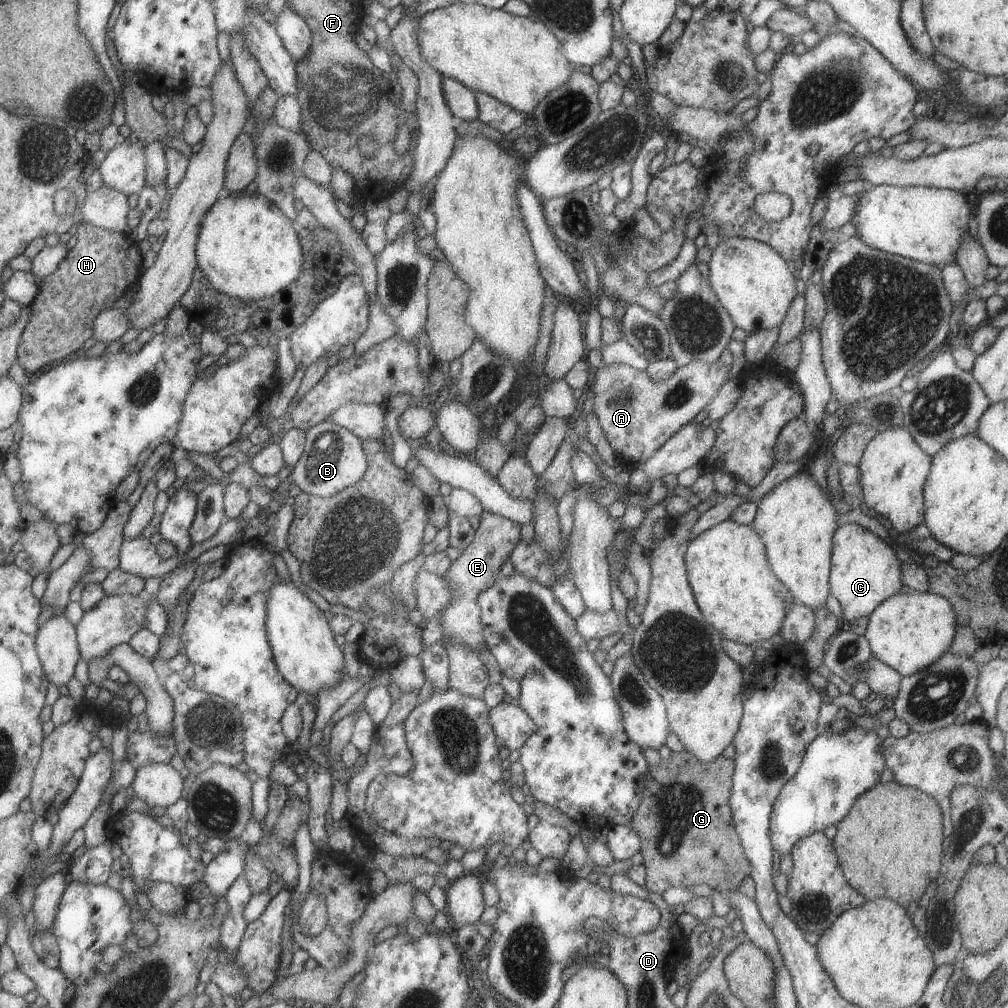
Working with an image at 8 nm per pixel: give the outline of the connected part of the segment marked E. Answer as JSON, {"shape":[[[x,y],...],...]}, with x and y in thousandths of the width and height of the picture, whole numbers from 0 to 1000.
{"shape":[[[479,508],[476,511],[476,519],[470,526],[469,536],[451,556],[448,556],[445,563],[437,571],[446,587],[445,597],[437,605],[438,633],[436,637],[438,640],[447,635],[462,641],[471,649],[477,643],[482,643],[473,594],[476,587],[483,585],[497,571],[496,562],[503,556],[515,535],[516,520],[491,510]]]}

